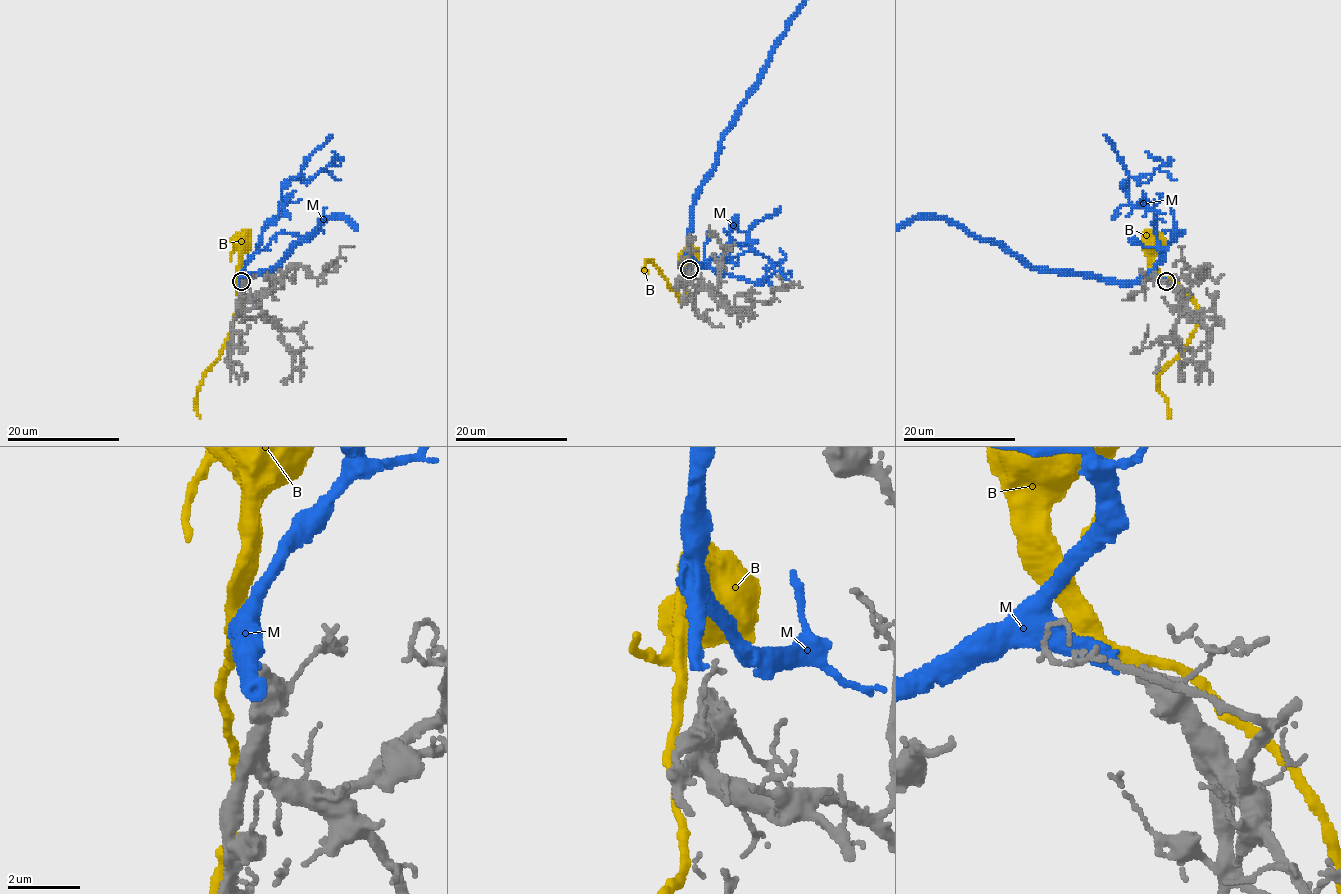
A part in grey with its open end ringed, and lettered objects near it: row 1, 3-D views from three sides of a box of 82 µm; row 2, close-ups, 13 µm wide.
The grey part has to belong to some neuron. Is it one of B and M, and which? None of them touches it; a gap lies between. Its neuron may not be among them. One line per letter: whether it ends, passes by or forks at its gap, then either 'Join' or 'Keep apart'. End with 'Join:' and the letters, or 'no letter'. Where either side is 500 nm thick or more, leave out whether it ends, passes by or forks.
B: It passes by. Keep apart
M: It ends there. Join
Join: M

